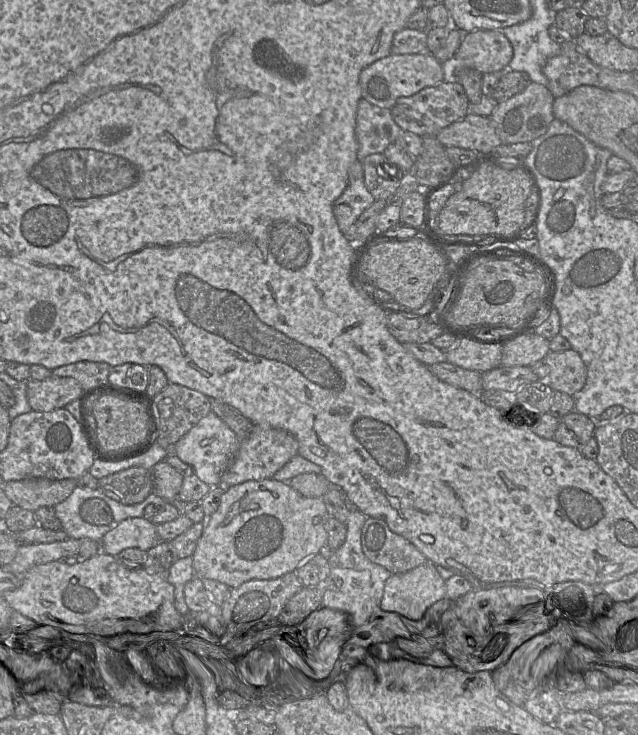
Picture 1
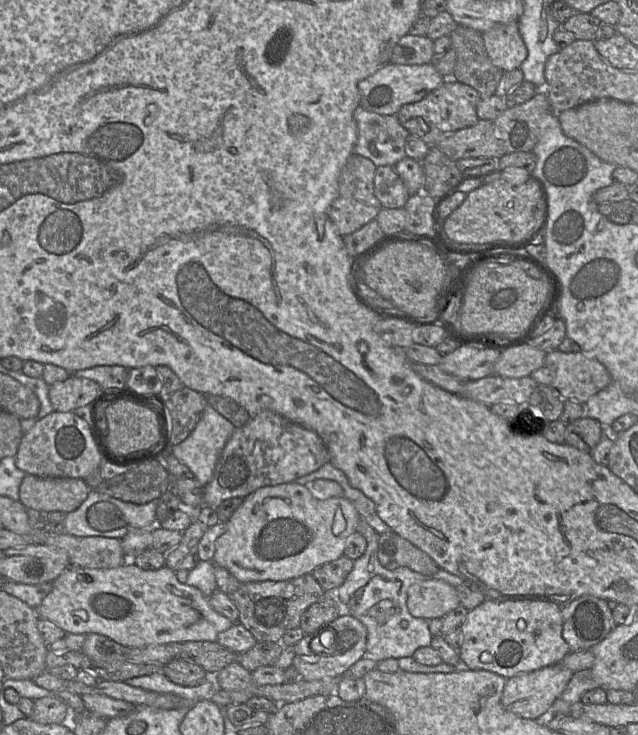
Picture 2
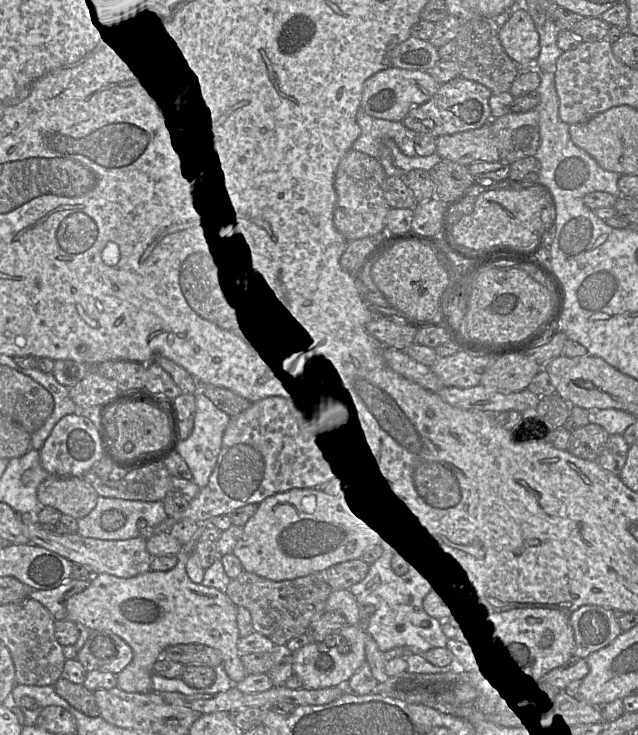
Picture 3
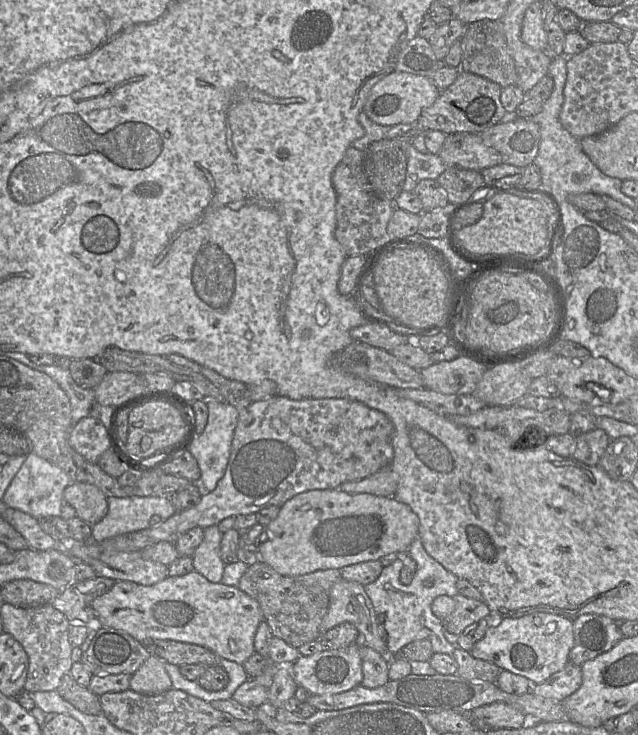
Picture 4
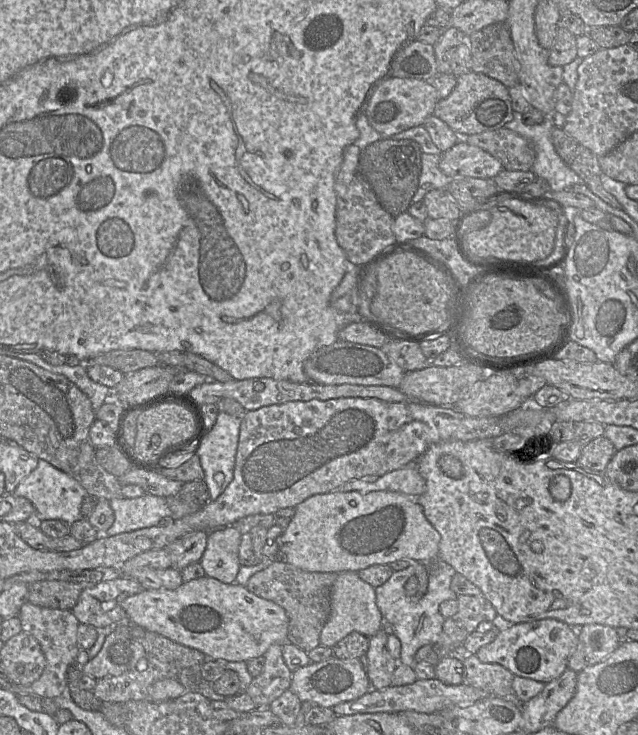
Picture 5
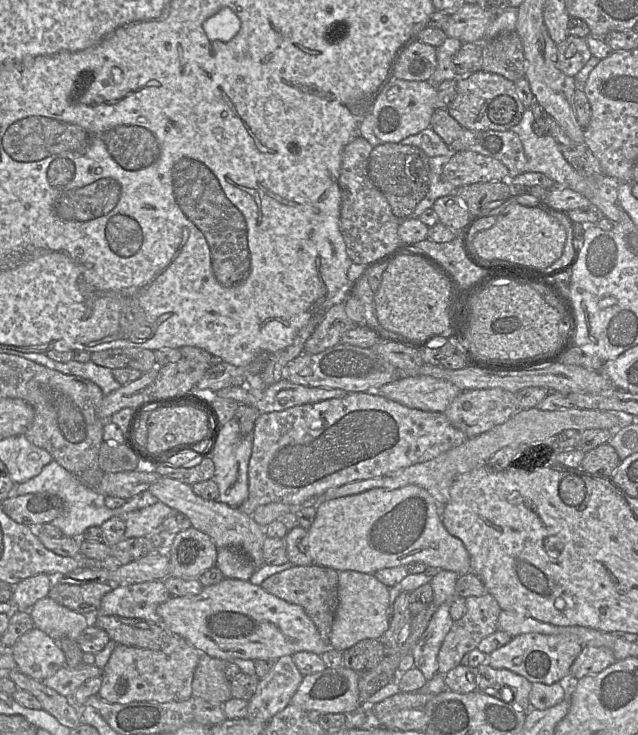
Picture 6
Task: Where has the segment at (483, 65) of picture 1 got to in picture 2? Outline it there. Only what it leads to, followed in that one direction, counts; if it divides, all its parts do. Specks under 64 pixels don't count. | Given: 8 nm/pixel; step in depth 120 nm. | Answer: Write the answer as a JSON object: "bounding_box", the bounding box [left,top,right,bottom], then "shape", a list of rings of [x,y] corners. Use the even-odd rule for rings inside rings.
{"bounding_box":[482,21,527,72],"shape":[[[518,21],[489,29],[482,33],[482,37],[491,62],[504,72],[519,69],[527,57]]]}

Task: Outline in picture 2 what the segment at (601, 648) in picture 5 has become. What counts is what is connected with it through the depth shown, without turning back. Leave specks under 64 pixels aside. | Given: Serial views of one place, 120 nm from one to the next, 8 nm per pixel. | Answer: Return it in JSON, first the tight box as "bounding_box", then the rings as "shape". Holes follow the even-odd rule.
{"bounding_box":[561,595,614,652],"shape":[[[591,595],[576,598],[561,608],[562,637],[570,652],[589,650],[605,639],[614,625],[612,604]]]}

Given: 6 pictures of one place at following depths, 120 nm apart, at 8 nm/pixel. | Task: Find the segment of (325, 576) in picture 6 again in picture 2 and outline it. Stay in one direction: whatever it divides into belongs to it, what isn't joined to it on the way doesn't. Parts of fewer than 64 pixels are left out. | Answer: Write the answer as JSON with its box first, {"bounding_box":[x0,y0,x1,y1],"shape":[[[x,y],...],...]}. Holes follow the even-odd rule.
{"bounding_box":[229,574,325,642],"shape":[[[305,574],[286,581],[241,583],[229,596],[239,611],[238,623],[249,630],[258,642],[281,642],[287,631],[299,628],[304,611],[325,594],[312,574]]]}

